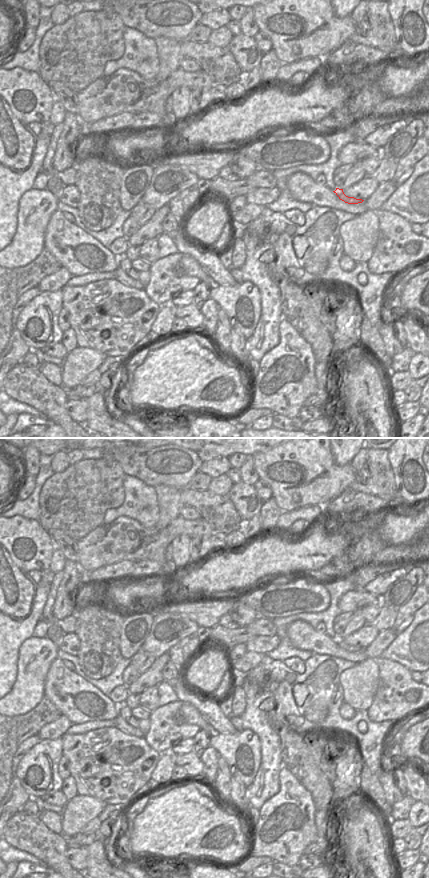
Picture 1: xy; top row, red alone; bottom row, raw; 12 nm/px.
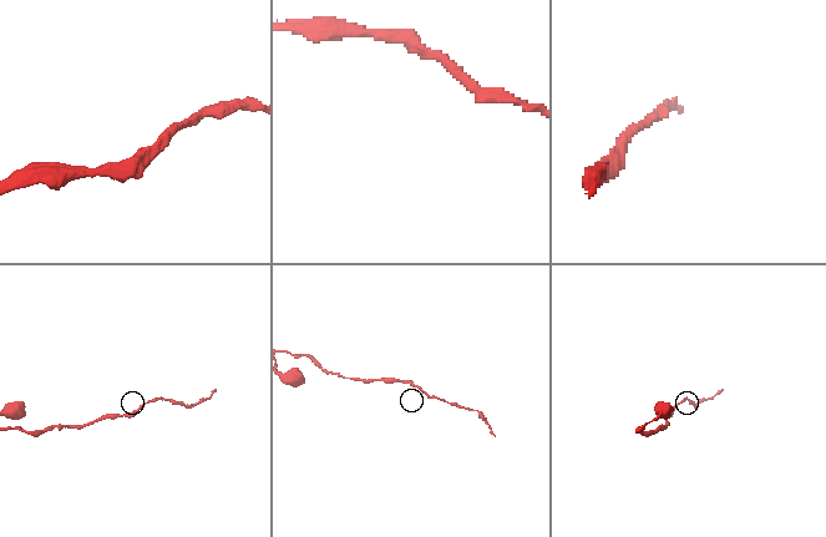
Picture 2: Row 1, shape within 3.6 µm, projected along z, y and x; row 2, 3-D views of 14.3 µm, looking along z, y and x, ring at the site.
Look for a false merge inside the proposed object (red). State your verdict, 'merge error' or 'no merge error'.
no merge error

